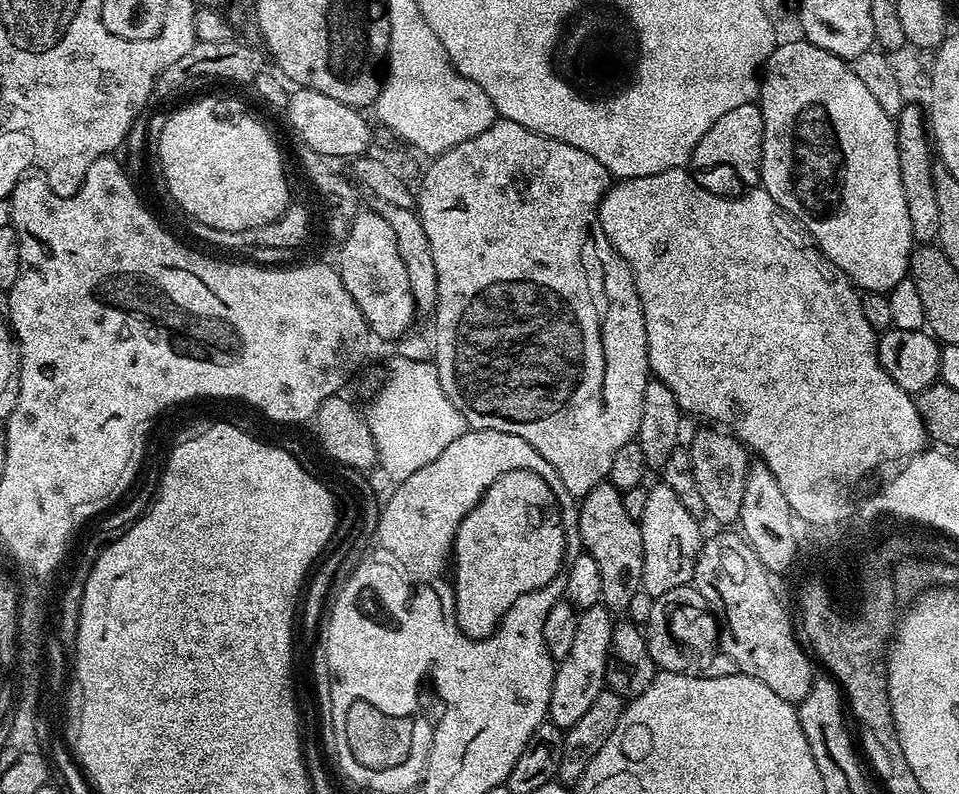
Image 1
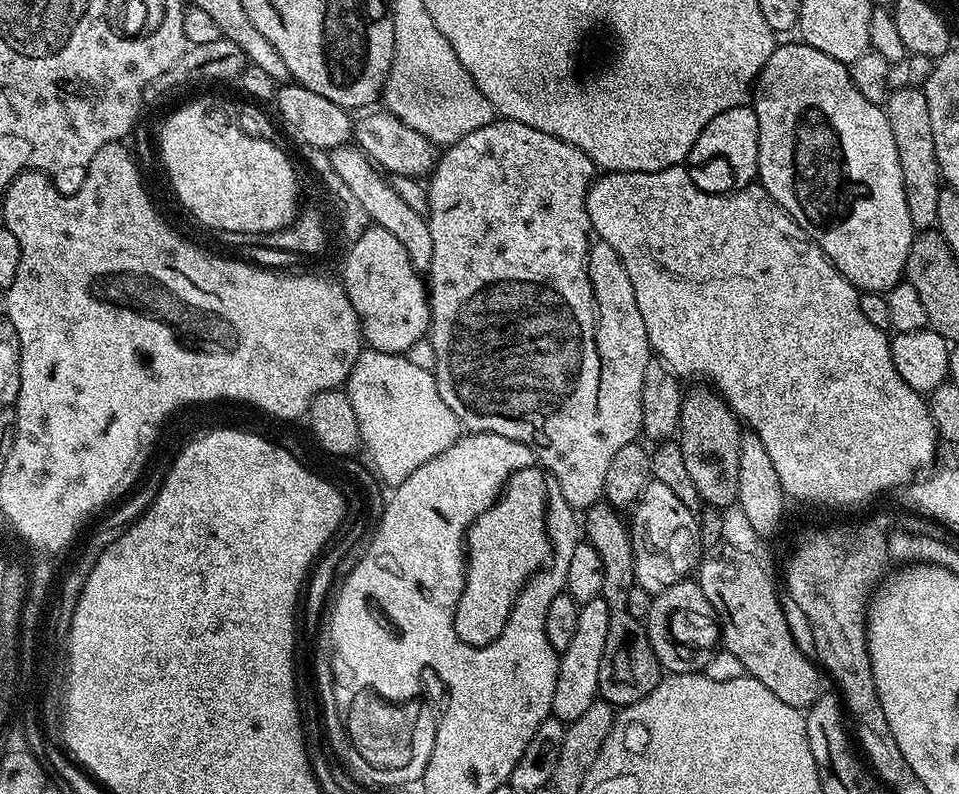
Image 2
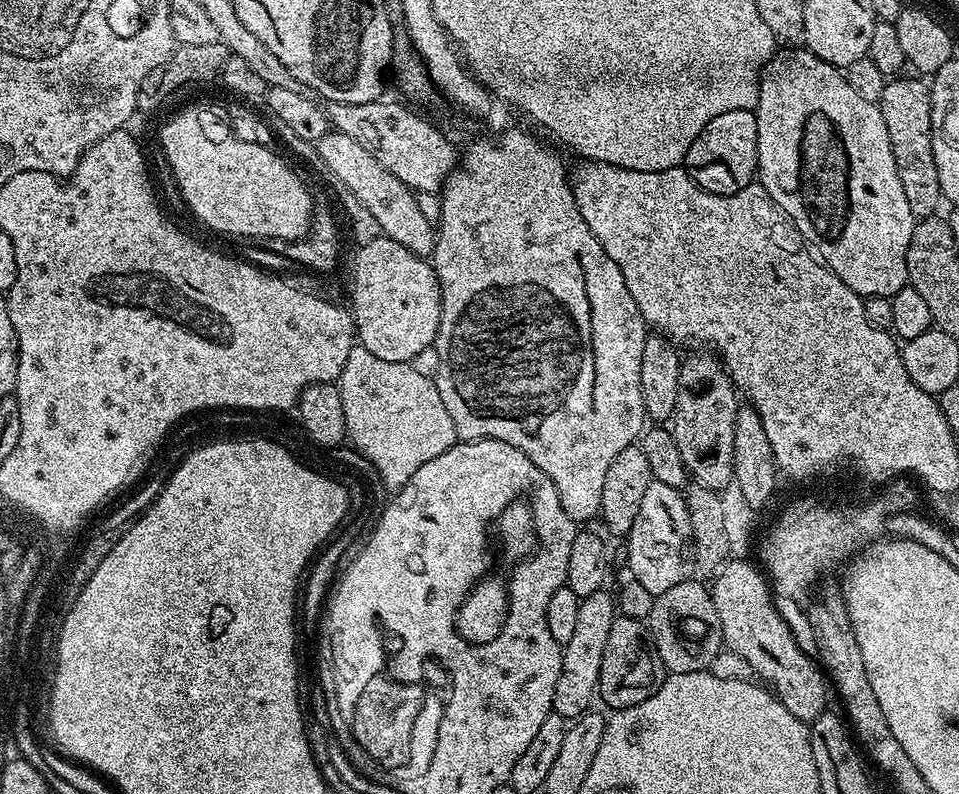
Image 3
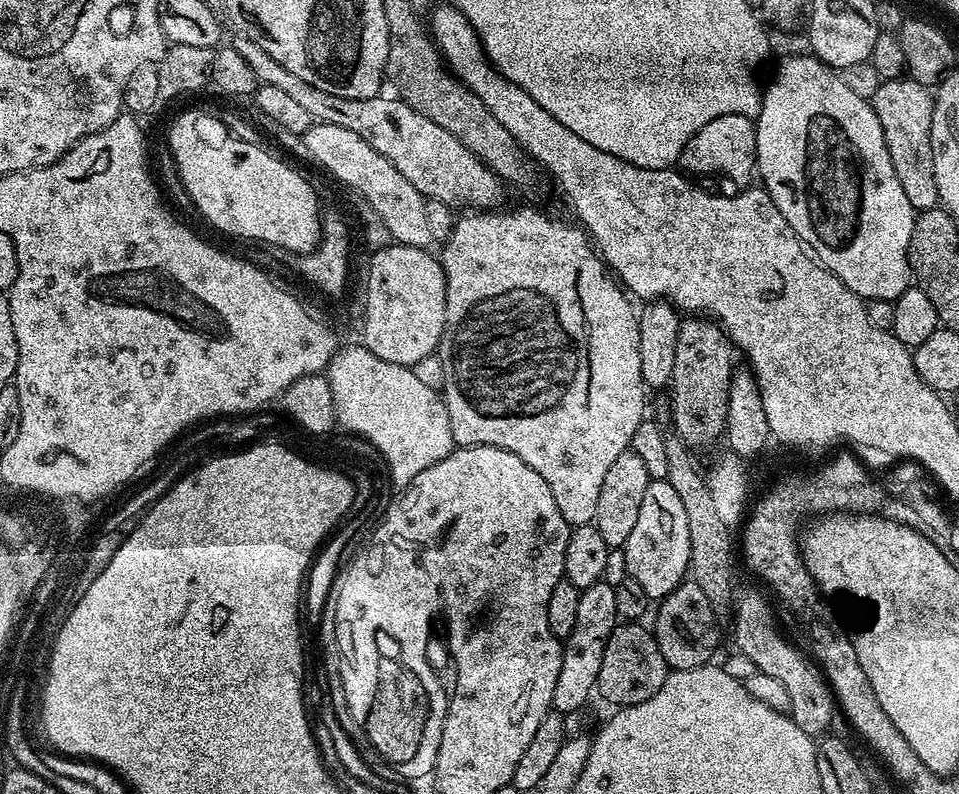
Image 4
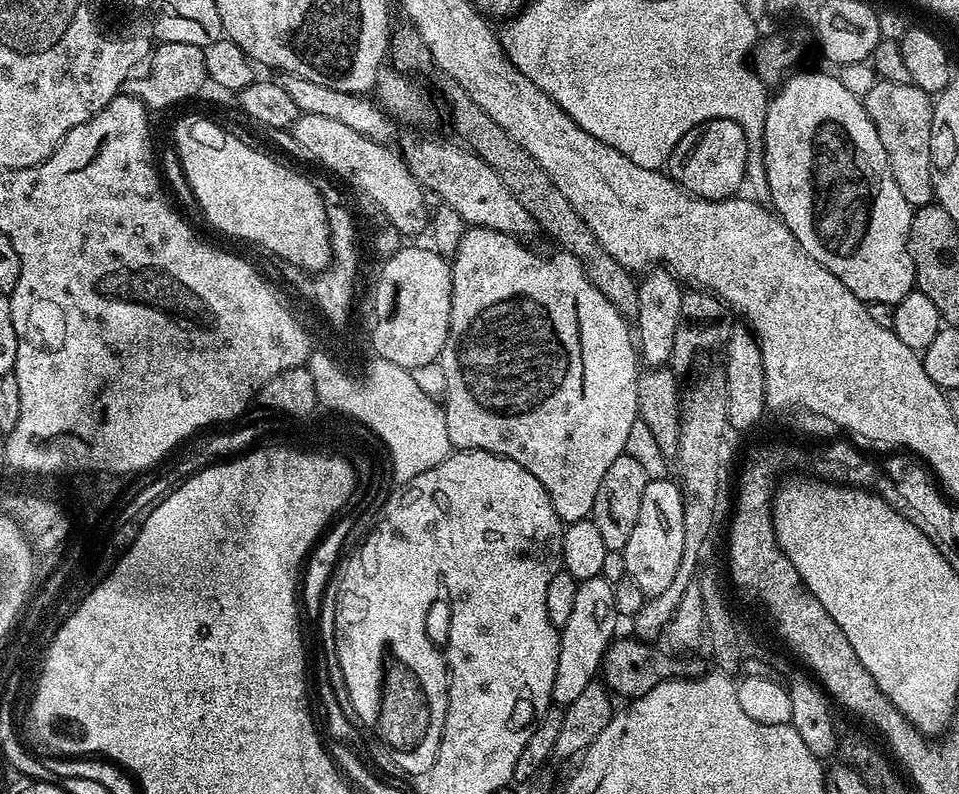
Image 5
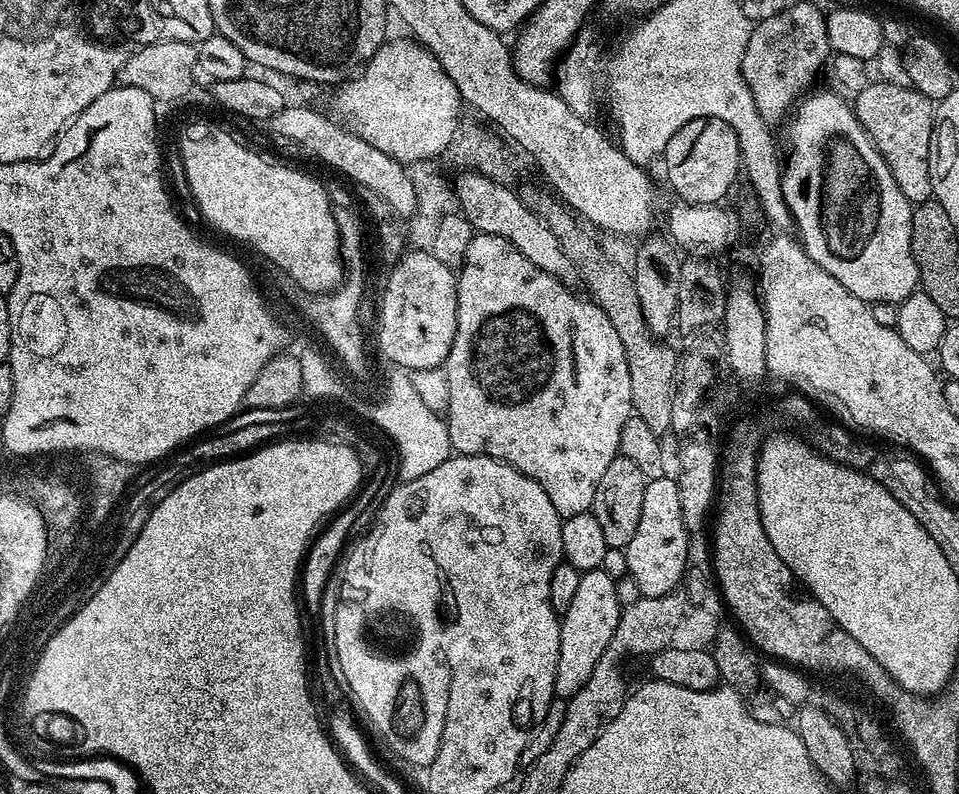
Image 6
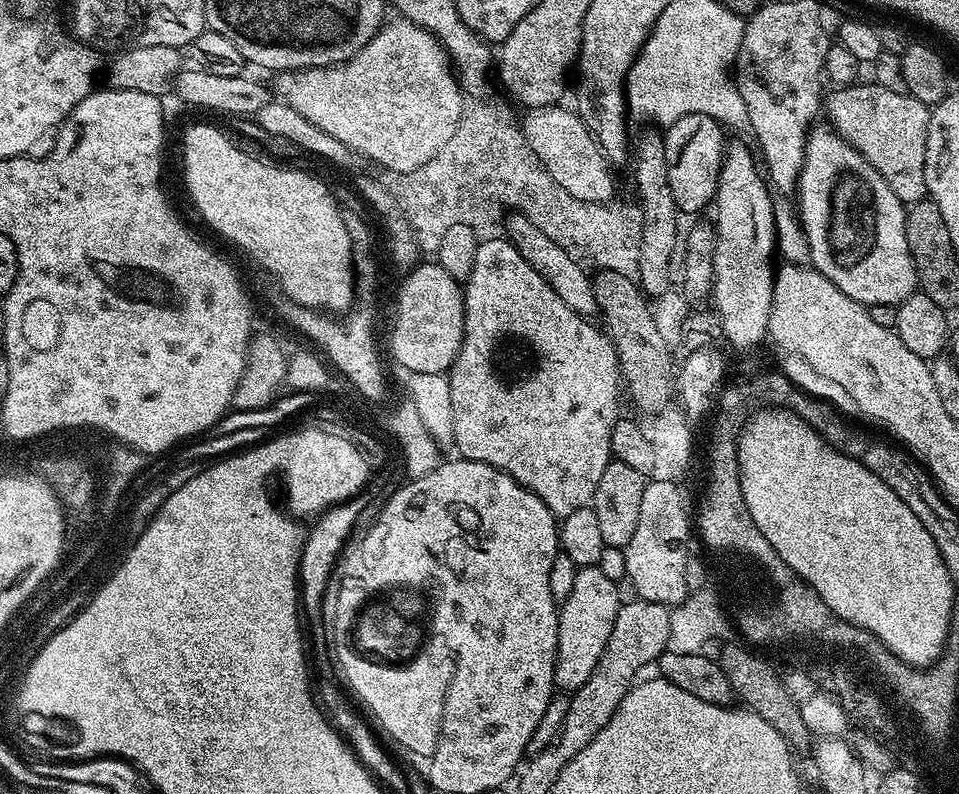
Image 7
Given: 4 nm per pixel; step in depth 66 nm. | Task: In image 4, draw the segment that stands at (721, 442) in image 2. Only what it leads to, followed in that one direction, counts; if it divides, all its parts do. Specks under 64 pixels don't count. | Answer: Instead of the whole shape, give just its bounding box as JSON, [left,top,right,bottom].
[670,316,730,449]

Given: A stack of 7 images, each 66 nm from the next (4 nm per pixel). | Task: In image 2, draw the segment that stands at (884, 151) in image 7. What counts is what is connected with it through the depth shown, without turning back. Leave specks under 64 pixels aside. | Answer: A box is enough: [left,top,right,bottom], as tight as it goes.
[886,87,942,232]

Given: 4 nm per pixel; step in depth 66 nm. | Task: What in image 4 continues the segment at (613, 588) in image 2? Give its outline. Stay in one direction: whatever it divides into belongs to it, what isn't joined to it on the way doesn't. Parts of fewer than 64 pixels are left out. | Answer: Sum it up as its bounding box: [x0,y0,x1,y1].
[596,622,670,706]

